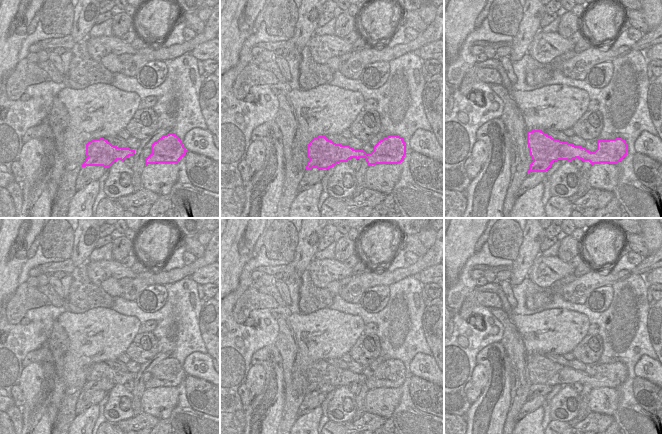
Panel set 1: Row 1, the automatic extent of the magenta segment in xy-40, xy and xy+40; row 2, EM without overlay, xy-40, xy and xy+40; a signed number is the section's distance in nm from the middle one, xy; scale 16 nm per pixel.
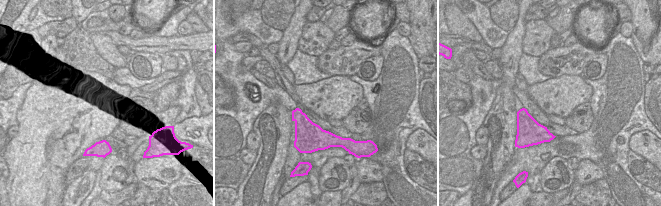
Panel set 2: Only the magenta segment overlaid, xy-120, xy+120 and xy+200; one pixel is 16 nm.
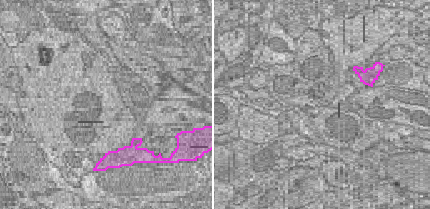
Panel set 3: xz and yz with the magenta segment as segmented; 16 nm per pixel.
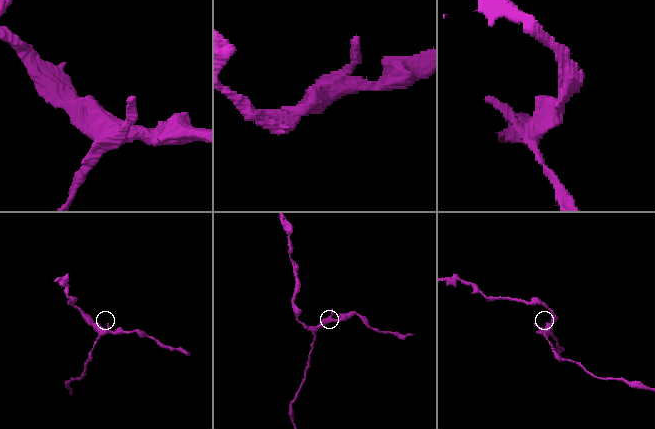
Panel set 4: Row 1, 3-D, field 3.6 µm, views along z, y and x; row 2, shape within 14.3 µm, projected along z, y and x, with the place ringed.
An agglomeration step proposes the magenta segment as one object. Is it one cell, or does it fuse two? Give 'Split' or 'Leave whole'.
Split

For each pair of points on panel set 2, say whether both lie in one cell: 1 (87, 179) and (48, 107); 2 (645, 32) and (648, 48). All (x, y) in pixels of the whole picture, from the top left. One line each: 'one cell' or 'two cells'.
1: two cells
2: one cell

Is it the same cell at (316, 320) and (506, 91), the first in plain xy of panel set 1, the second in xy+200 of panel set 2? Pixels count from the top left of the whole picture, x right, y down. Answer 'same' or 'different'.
different

